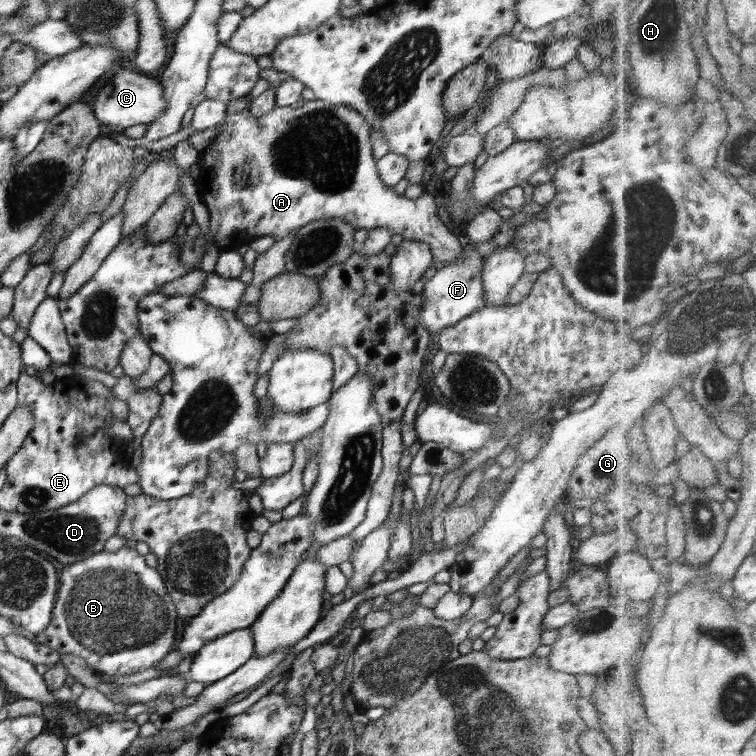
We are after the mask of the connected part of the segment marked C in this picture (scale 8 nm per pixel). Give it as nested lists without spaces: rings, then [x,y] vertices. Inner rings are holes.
[[[123,67],[116,69],[116,74],[110,78],[106,85],[102,86],[97,96],[89,99],[94,116],[101,124],[112,124],[126,129],[134,124],[150,124],[156,120],[167,107],[167,100],[164,98],[164,87],[156,76],[144,75],[143,73],[132,72]]]

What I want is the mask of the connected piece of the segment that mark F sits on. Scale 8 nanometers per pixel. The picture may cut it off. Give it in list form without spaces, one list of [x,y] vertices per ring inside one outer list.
[[[470,244],[463,248],[461,258],[462,260],[437,270],[436,274],[424,284],[424,301],[420,309],[420,321],[431,335],[439,334],[443,329],[455,326],[458,321],[470,316],[471,313],[485,308],[486,302],[482,294],[484,257]]]

